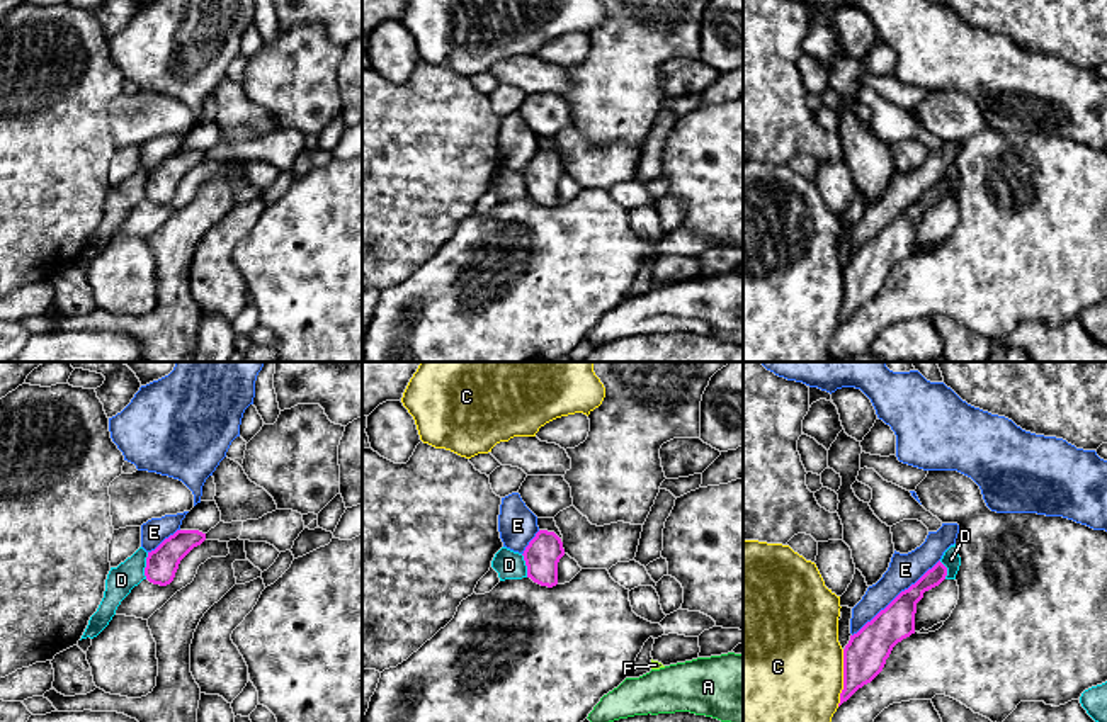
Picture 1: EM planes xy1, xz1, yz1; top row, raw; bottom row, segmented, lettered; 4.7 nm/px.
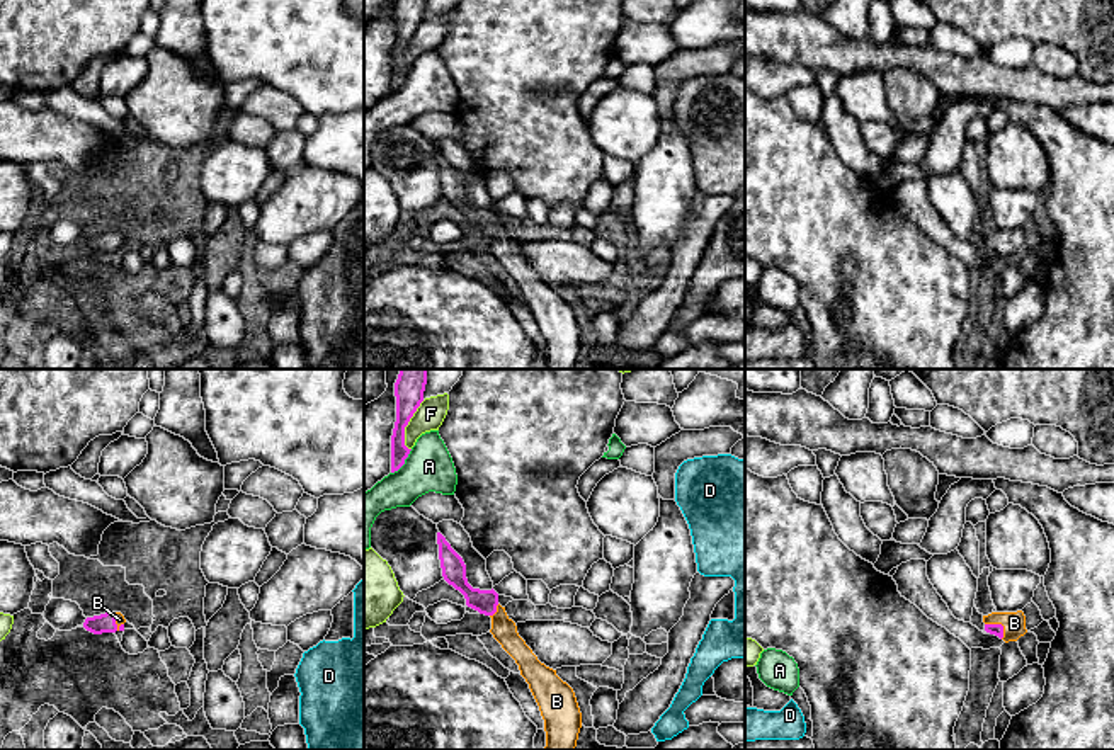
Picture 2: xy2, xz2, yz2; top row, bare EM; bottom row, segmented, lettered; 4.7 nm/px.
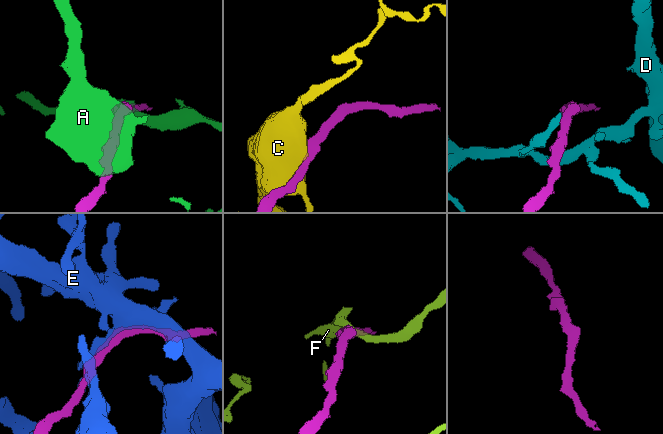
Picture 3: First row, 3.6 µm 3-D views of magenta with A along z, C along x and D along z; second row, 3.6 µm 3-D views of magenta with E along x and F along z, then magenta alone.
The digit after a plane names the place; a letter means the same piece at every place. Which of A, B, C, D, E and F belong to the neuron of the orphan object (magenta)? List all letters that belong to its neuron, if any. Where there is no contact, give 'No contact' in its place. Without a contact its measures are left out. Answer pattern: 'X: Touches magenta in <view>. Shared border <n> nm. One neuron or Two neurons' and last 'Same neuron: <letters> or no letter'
A: Touches magenta in xz2. Shared border 160 nm. Two neurons
B: Touches magenta in yz2. Shared border 120 nm. One neuron
C: Touches magenta in yz1. Shared border 280 nm. Two neurons
D: Touches magenta in xy1. Shared border 130 nm. Two neurons
E: Touches magenta in yz1. Shared border 550 nm. Two neurons
F: Touches magenta in xz2. Shared border 260 nm. Two neurons
Same neuron: B

